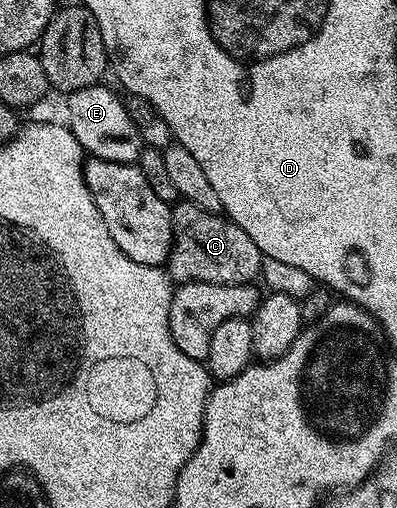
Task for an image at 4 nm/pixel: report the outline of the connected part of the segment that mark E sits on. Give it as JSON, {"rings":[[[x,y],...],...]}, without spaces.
{"rings":[[[101,83],[82,87],[82,91],[69,93],[68,97],[71,110],[68,128],[84,148],[85,154],[127,165],[139,162],[142,150],[140,132],[134,119],[130,119],[130,111],[123,96],[120,98],[108,83]]]}

